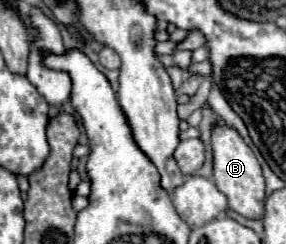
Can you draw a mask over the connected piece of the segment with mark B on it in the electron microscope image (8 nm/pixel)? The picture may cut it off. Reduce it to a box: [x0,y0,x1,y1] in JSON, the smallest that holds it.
[211,126,265,218]

